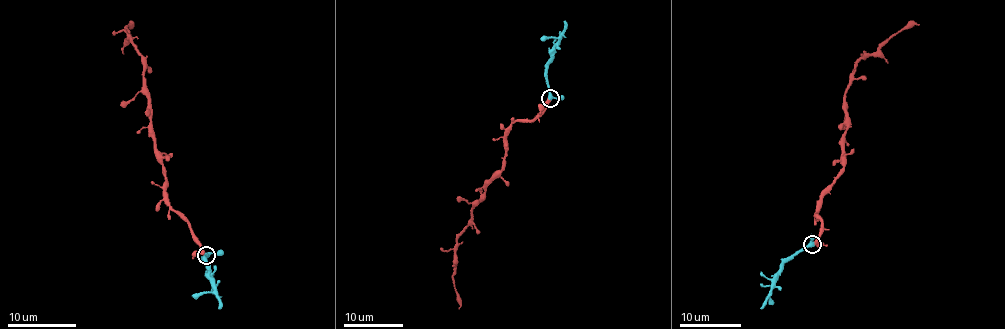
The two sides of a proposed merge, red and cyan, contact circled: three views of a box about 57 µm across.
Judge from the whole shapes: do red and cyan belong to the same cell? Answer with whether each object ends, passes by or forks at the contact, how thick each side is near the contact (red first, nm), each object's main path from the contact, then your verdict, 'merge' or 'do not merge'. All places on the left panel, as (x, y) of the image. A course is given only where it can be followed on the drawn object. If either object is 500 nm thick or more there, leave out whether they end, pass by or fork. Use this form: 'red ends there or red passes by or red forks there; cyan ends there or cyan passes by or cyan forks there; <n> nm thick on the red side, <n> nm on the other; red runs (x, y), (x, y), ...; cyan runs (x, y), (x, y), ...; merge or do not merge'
550 nm thick on the red side, 380 nm on the other; red runs (206, 255), (195, 235), (168, 203), (165, 179), (149, 120), (143, 56), (128, 39), (125, 27), (129, 28); cyan runs (206, 255), (208, 279), (212, 281), (218, 307); merge

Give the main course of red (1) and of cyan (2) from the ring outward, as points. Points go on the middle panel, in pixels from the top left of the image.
1: (549, 98), (538, 117), (514, 122), (510, 127), (501, 170), (483, 192), (459, 236), (453, 279), (458, 308)
2: (549, 98), (548, 64), (564, 30), (564, 21)

